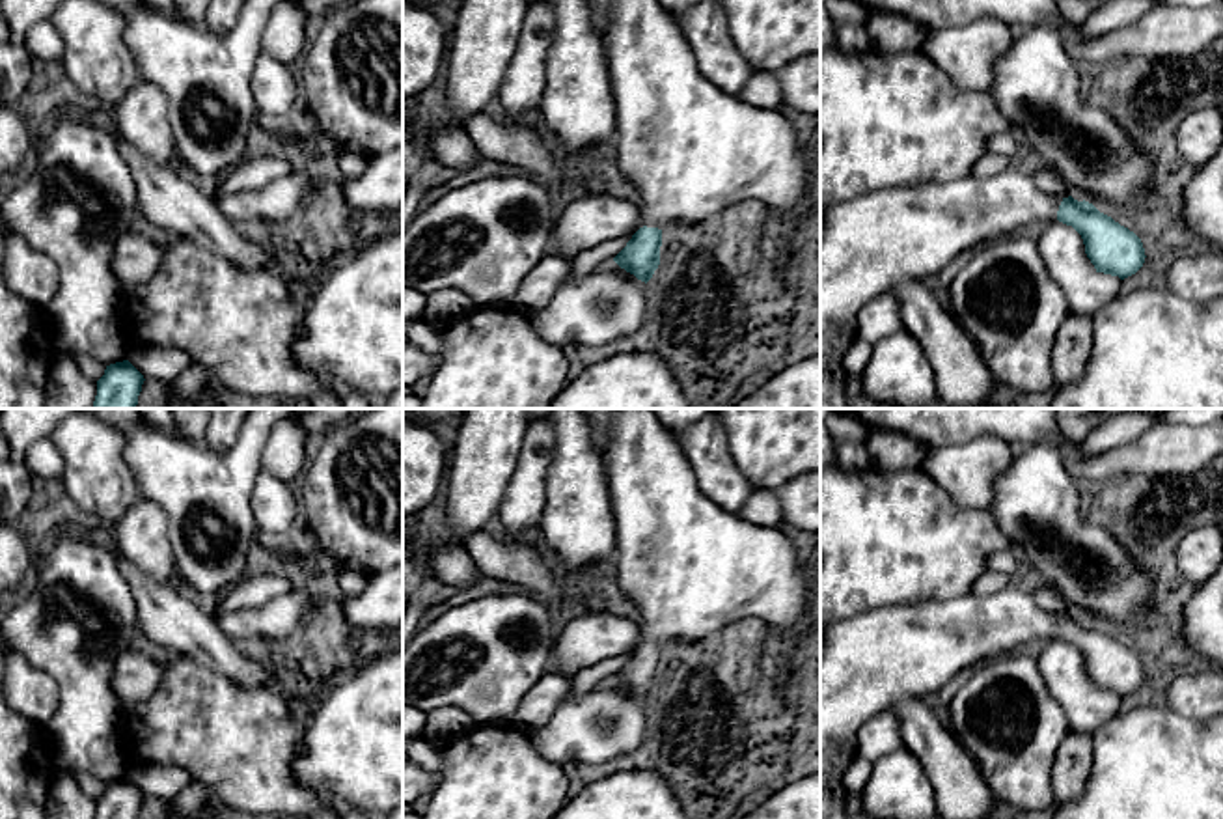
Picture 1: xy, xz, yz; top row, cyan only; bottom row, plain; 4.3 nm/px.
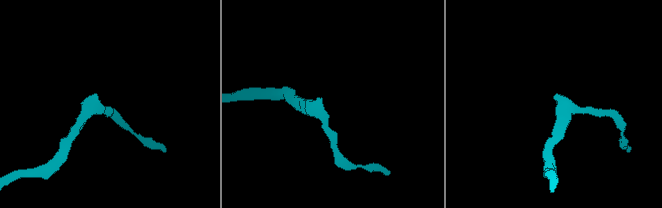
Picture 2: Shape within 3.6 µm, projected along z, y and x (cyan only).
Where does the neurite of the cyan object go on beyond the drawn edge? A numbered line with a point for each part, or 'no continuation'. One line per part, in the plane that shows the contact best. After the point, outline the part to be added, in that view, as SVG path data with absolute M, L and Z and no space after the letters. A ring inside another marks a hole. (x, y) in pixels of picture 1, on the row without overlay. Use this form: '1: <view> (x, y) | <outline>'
1: yz (869, 661) | M1007 584L990 595L884 606L822 627L820 644L820 819L848 819L843 776L858 756L858 731L893 703L940 690L968 666L1057 636L1063 616L1046 612L1029 590Z

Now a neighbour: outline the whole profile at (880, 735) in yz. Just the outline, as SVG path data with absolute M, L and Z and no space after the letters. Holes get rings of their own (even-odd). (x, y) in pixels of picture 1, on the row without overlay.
M880 711L858 731L858 754L869 761L902 748L899 716L893 711Z

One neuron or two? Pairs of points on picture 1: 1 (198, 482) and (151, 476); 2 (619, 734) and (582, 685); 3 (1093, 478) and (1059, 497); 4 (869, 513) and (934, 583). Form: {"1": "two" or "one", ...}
{"1": "one", "2": "two", "3": "two", "4": "one"}

